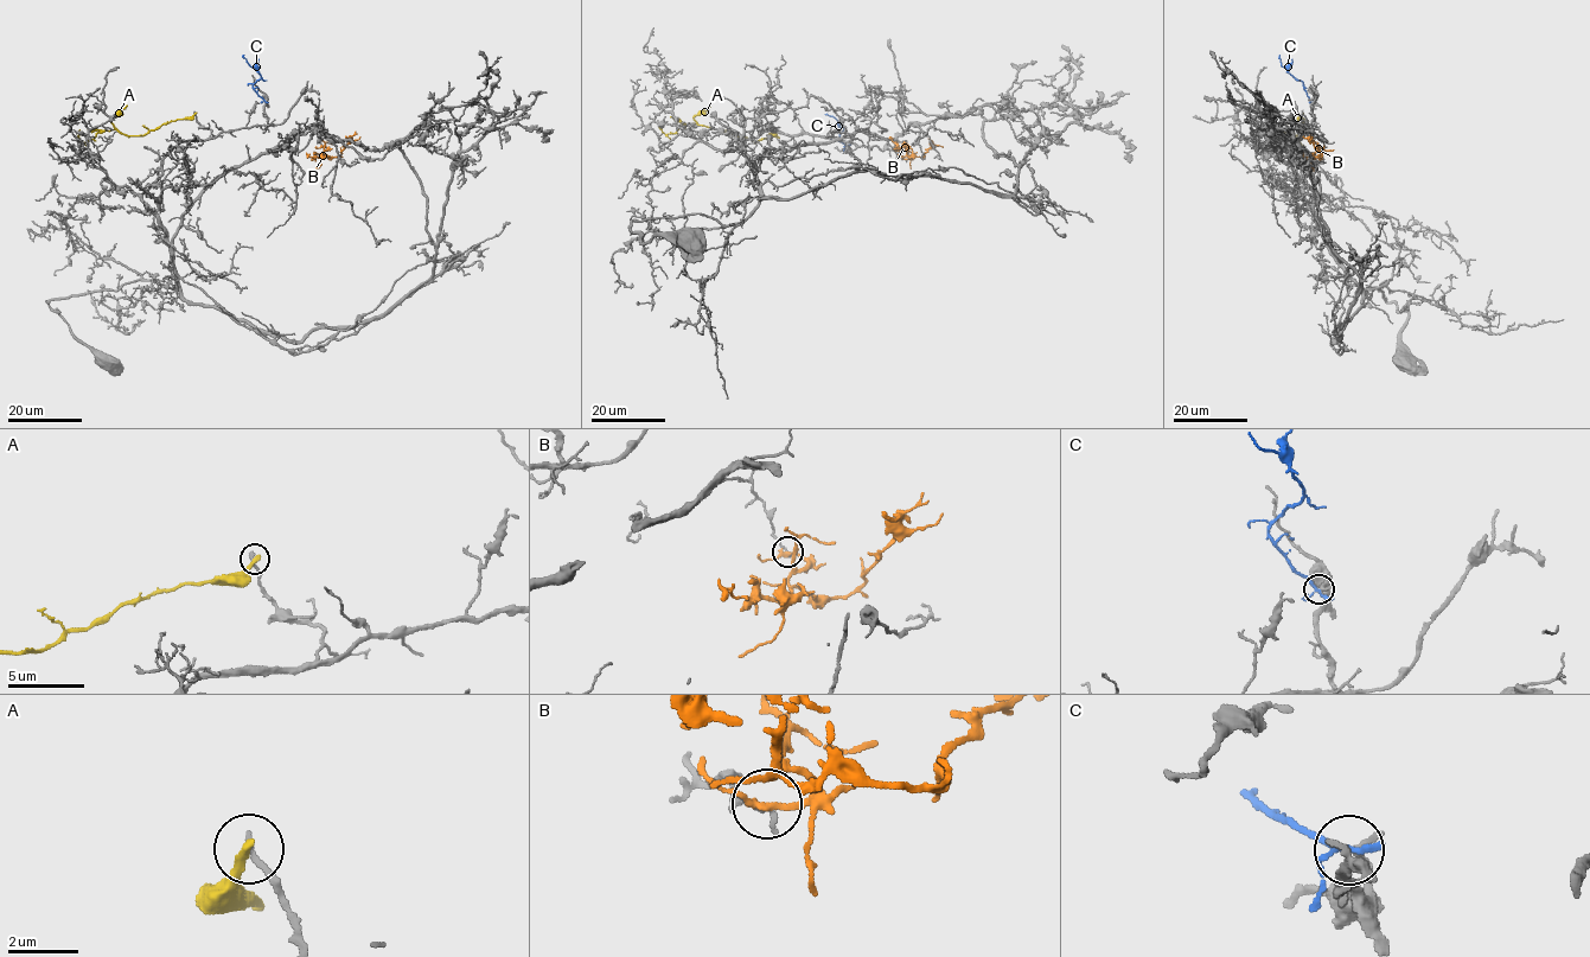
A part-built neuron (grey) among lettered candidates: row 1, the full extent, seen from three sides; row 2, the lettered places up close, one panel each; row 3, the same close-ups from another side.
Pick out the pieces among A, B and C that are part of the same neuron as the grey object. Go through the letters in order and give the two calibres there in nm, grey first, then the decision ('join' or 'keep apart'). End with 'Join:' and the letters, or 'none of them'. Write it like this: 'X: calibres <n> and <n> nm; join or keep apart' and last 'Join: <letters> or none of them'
A: calibres 220 and 280 nm; keep apart
B: calibres 150 and 170 nm; keep apart
C: calibres 280 and 200 nm; keep apart
Join: none of them

